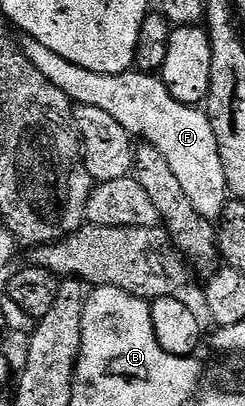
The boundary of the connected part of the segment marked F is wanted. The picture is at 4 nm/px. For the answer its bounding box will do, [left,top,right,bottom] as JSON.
[20,35,228,222]

